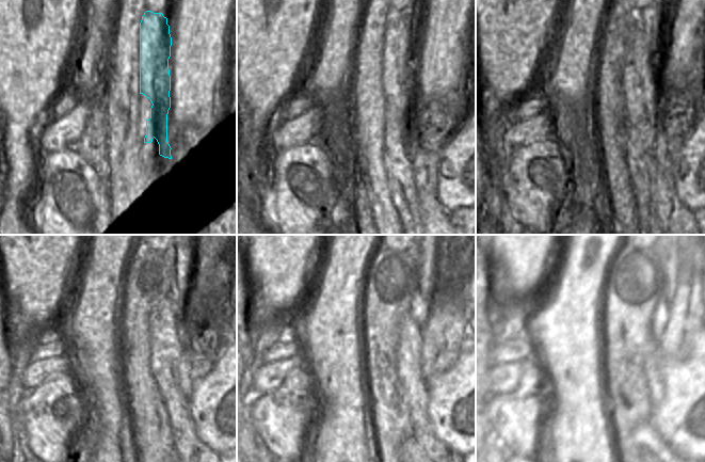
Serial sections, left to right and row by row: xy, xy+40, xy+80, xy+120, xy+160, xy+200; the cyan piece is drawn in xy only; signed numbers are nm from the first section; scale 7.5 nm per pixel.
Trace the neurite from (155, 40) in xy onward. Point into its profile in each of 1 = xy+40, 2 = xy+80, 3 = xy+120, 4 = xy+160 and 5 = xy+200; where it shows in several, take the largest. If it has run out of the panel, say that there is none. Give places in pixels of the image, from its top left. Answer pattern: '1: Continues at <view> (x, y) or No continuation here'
1: Continues at xy+40 (400, 88)
2: Continues at xy+80 (643, 93)
3: Continues at xy+120 (166, 335)
4: Continues at xy+160 (409, 351)
5: Continues at xy+200 (652, 365).

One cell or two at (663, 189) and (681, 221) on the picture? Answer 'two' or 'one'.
one

